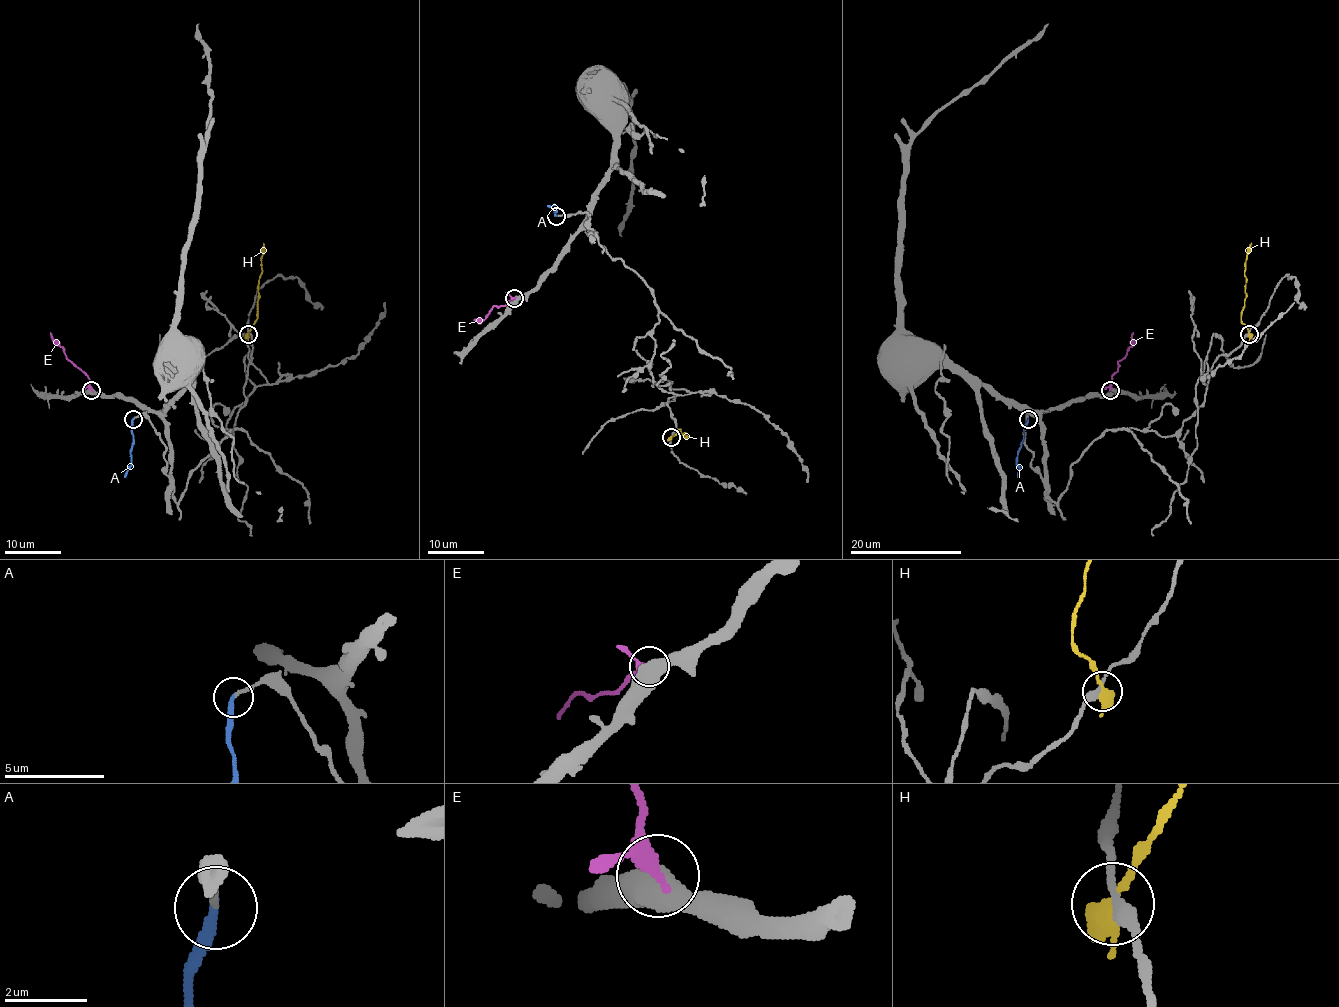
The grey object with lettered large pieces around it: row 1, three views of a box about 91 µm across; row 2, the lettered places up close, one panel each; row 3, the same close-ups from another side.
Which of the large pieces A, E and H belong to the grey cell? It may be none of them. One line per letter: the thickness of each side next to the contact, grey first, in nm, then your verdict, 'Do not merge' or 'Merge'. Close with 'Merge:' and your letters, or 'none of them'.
A: Thickness 150 nm (grey) against 280 nm. Merge
E: Thickness 550 nm (grey) against 300 nm. Do not merge
H: Thickness 280 nm (grey) against 550 nm. Do not merge
Merge: A

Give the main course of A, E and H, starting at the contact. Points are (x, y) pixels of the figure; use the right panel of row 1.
A: (1027, 419), (1016, 463), (1017, 476)
E: (1110, 390), (1118, 362), (1132, 345), (1133, 333)
H: (1249, 334), (1241, 317), (1245, 298), (1245, 259), (1251, 243)

